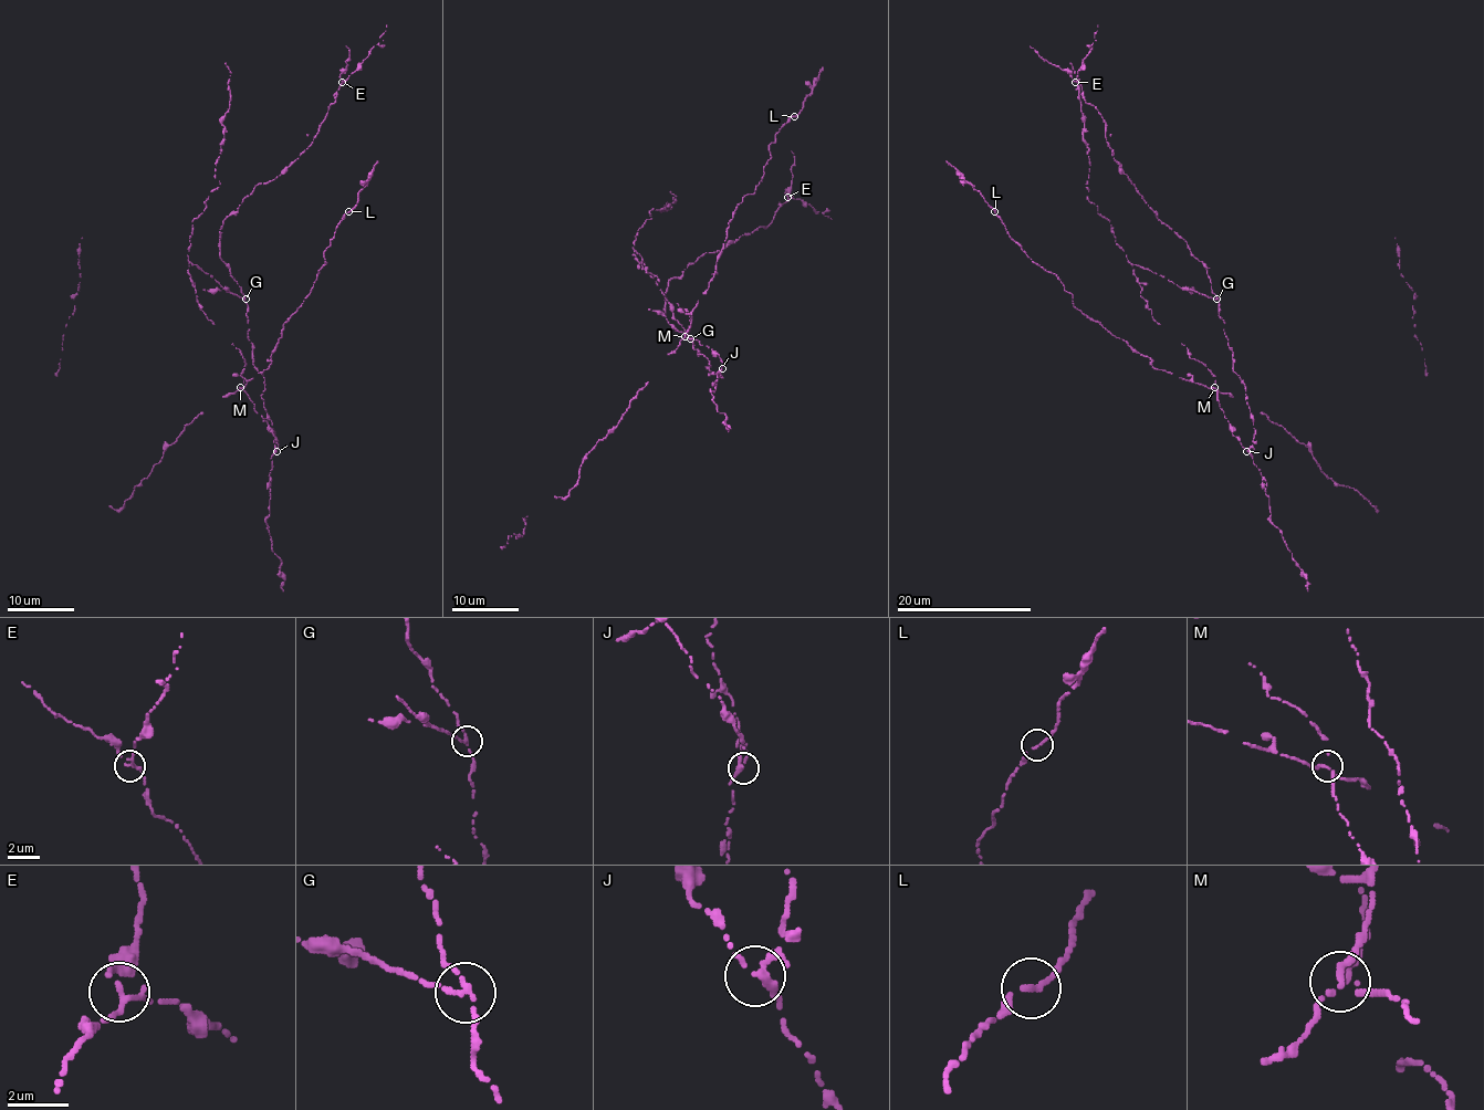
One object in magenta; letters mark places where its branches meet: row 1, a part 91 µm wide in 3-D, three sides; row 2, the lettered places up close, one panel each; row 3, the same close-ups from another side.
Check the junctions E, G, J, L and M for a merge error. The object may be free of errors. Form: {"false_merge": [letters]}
{"false_merge": ["G"]}

